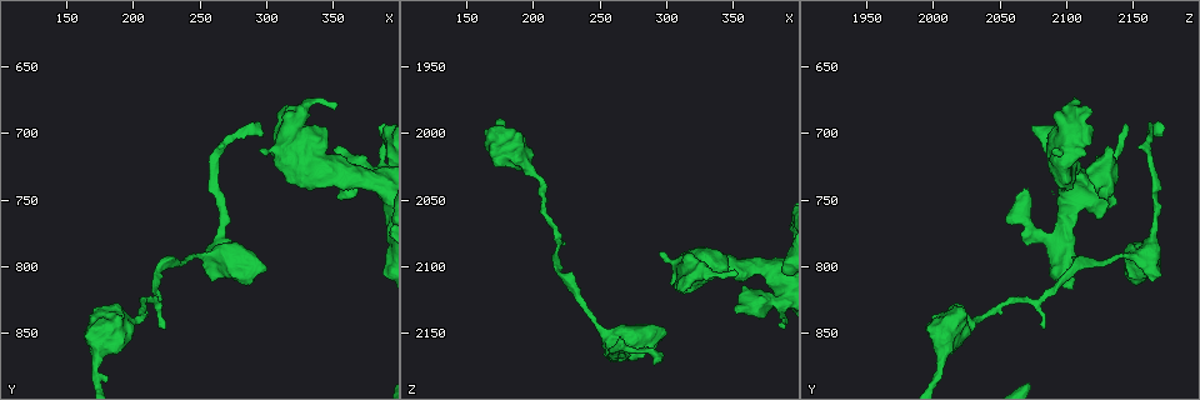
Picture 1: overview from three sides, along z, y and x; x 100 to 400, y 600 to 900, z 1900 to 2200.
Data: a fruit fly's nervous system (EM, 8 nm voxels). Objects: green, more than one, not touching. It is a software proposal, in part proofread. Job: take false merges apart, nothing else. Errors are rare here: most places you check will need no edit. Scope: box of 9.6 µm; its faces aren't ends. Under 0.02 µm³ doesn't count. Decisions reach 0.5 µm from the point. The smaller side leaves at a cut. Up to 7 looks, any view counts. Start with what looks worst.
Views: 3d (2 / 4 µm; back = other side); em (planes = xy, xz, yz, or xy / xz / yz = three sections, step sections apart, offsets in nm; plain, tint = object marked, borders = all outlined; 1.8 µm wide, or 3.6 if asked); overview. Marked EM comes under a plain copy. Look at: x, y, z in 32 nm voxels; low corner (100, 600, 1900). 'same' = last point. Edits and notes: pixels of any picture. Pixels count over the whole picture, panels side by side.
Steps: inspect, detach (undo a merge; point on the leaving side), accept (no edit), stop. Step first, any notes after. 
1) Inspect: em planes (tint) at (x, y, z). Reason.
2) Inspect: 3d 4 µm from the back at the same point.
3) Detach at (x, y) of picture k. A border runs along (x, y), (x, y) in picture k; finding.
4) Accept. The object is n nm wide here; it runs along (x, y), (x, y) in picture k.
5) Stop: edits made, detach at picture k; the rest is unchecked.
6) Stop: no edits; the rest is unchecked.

Inspect: em 3.6 µm planes (tint) at (264, 788, 2162).

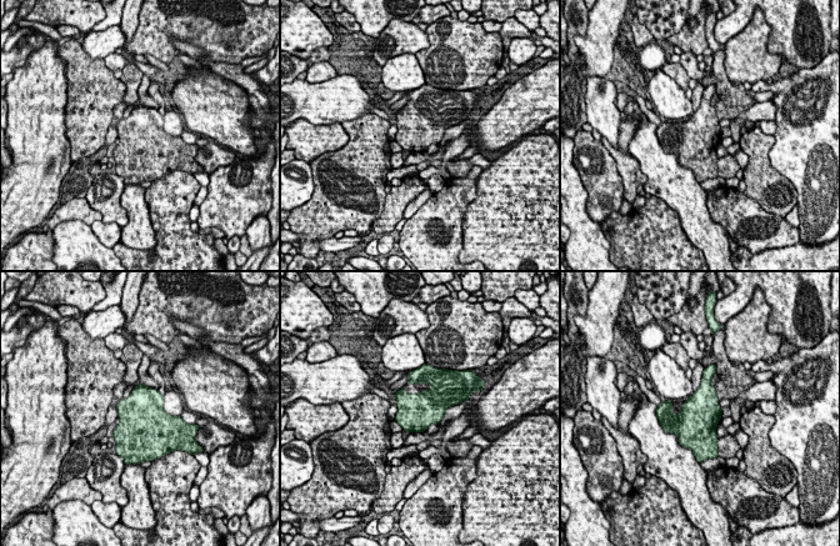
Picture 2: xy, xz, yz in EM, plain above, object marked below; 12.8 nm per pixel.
Accept. All the same neuron.

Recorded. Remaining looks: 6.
Inspect: em 3.6 µm planes (tint) at (320, 714, 2098).

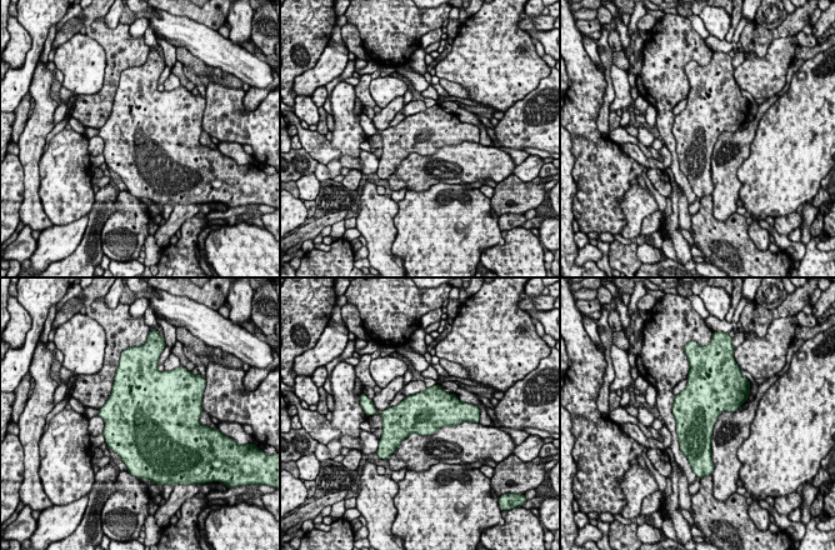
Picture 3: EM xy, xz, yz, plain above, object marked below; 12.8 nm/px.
Accept. One neuron here.

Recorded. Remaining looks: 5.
Inspect: 3d 4 µm at (384, 736, 2102). Thick turns thin.

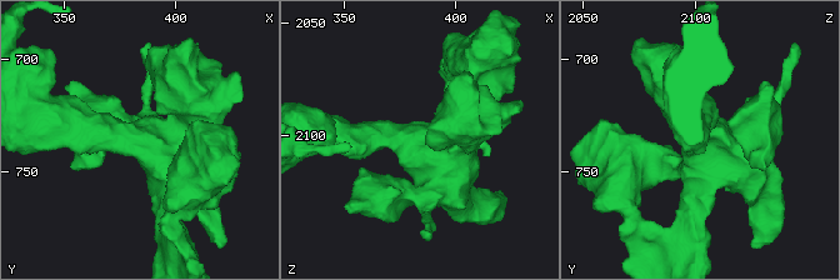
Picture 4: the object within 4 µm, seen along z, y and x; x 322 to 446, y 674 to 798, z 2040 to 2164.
Inspect: em 3.6 µm planes (tint) at (385, 736, 2101). Need the tissue.

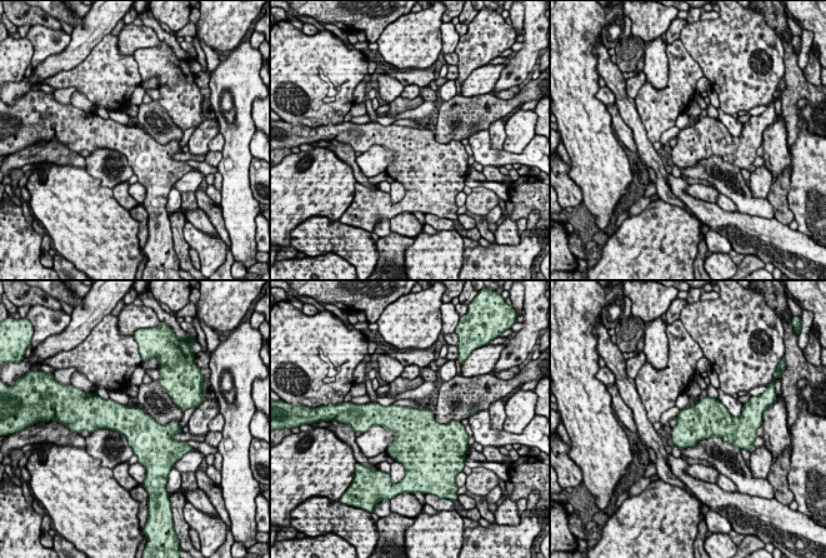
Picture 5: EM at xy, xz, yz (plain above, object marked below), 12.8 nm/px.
Accept. The object is 440 nm wide here; one neuron here.

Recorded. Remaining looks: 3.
Stop: no edits; the rest is unchecked.

